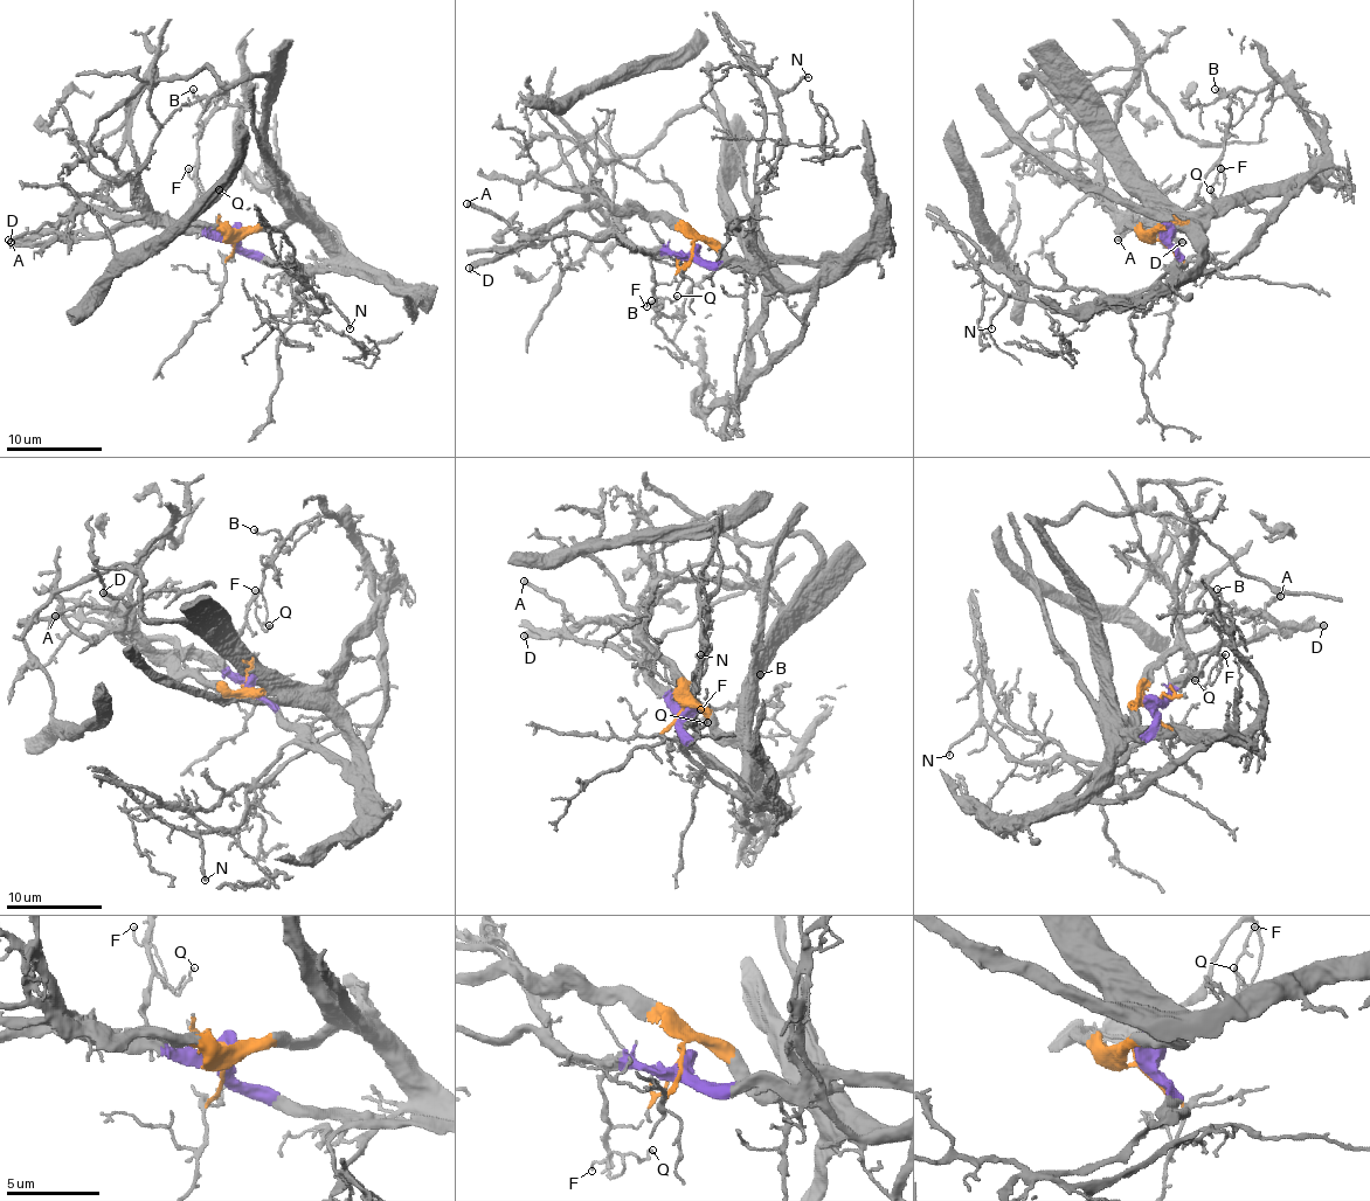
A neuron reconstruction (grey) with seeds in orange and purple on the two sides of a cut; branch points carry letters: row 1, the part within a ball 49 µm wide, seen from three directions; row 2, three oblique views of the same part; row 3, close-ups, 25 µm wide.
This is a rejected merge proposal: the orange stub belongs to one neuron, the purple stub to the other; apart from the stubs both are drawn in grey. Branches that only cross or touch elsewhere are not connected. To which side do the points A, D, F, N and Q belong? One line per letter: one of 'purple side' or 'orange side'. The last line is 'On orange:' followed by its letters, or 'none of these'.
A: orange side
D: orange side
F: purple side
N: purple side
Q: purple side
On orange: A, D

